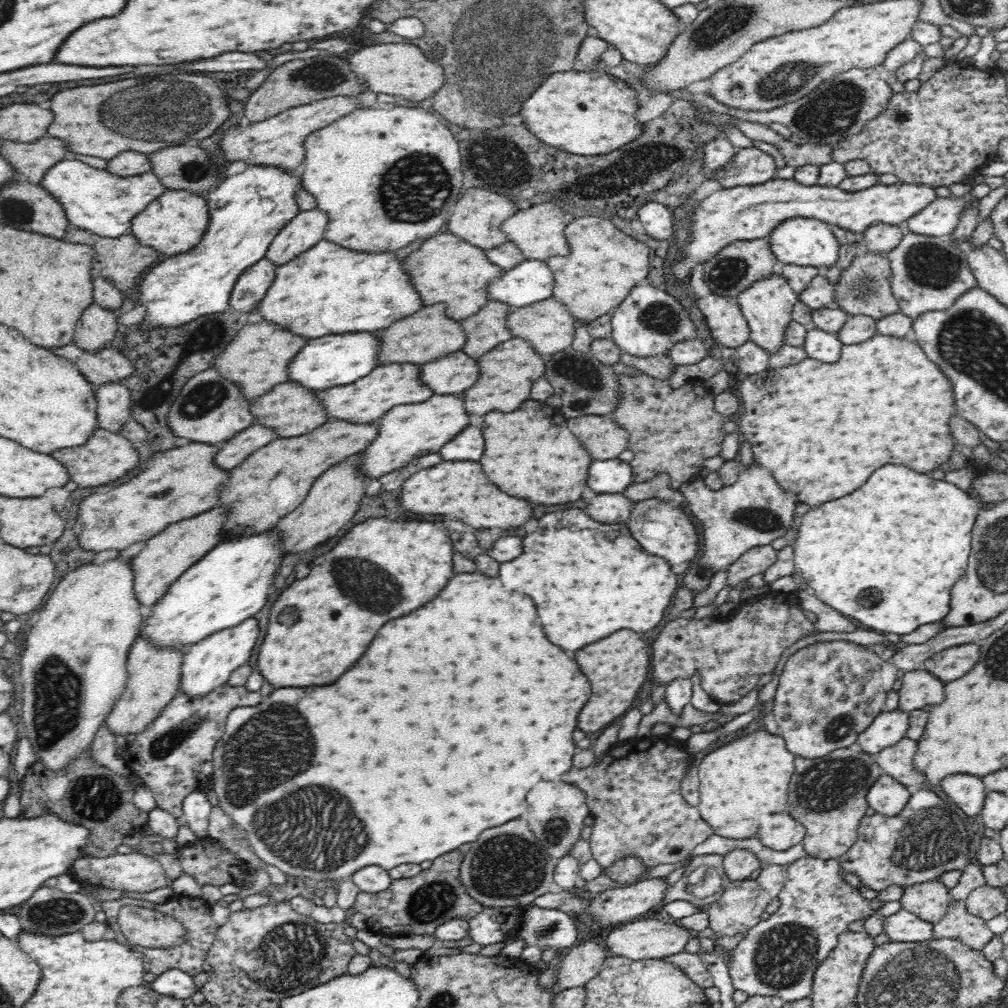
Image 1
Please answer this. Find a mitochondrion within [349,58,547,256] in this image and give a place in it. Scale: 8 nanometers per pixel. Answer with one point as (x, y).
(414, 190)

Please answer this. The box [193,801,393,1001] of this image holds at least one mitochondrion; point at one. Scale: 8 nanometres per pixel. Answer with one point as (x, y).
(293, 955)

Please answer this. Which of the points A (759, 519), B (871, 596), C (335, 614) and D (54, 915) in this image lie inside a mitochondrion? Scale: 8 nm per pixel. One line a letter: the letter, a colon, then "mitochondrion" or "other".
A: mitochondrion
B: mitochondrion
C: mitochondrion
D: mitochondrion

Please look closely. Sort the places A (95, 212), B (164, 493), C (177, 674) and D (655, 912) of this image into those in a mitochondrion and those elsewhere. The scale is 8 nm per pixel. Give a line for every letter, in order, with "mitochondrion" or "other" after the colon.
A: other
B: other
C: other
D: other

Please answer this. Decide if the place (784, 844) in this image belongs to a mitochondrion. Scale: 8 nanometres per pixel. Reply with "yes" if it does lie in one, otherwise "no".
no

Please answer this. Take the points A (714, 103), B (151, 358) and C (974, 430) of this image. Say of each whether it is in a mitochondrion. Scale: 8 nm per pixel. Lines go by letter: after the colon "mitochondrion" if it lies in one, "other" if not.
A: other
B: other
C: other

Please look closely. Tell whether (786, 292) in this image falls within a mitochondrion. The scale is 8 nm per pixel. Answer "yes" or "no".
no

